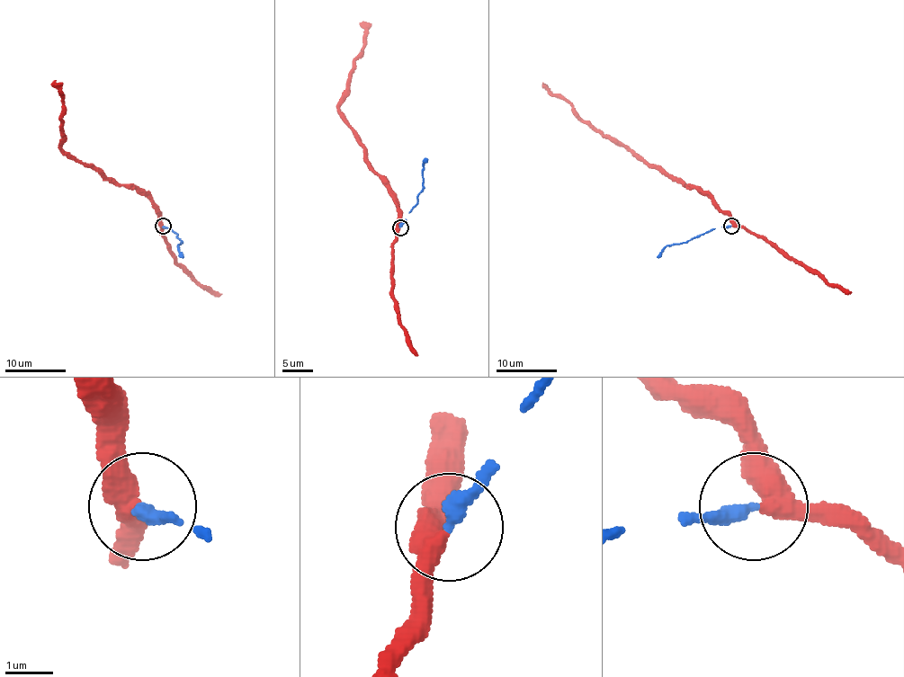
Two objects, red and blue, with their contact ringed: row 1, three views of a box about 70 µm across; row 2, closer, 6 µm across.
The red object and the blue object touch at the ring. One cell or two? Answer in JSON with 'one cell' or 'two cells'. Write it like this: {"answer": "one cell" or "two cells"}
{"answer": "one cell"}

